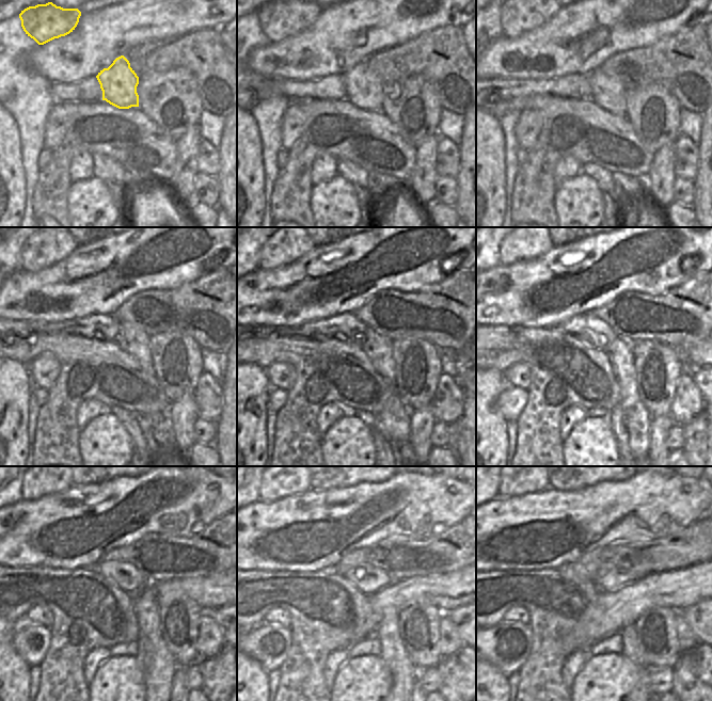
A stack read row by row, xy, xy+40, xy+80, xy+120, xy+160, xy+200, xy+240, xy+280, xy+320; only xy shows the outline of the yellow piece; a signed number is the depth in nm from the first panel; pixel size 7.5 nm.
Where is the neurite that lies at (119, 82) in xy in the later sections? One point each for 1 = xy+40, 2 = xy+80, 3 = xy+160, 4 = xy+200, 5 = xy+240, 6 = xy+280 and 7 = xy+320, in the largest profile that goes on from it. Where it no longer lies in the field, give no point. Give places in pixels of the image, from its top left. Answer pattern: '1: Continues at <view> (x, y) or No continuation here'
1: Continues at xy+40 (363, 89)
2: Continues at xy+80 (608, 94)
3: Continues at xy+160 (396, 418)
4: Continues at xy+200 (637, 419)
5: Continues at xy+240 (160, 663)
6: Continues at xy+280 (402, 670)
7: Continues at xy+320 (633, 652).

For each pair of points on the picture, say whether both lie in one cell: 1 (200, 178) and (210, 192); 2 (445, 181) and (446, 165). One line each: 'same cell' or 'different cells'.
1: same cell
2: different cells

